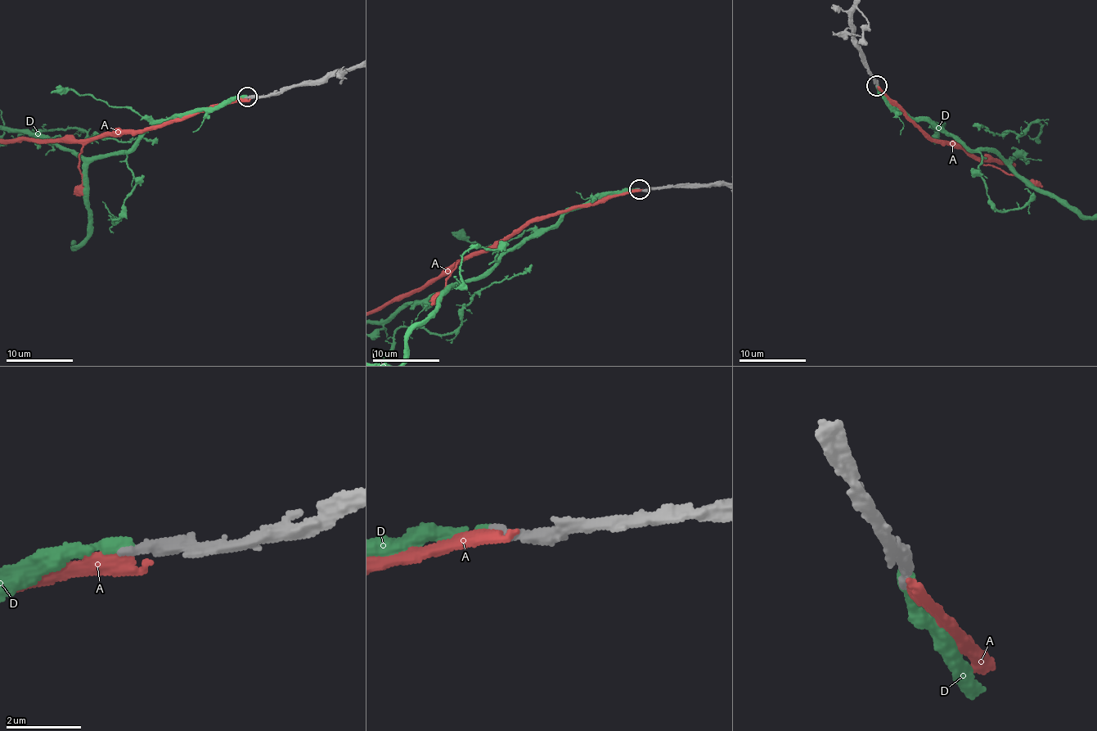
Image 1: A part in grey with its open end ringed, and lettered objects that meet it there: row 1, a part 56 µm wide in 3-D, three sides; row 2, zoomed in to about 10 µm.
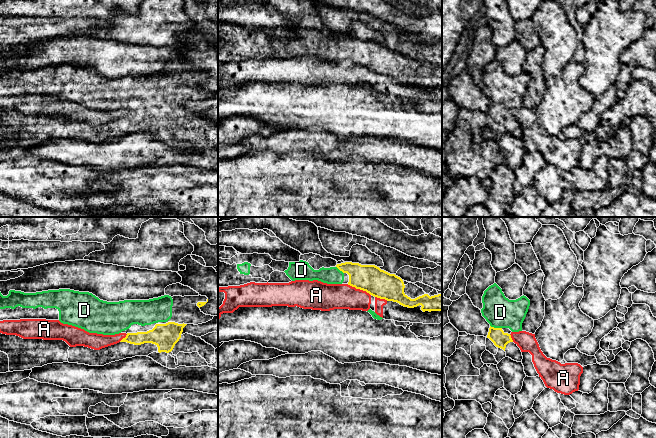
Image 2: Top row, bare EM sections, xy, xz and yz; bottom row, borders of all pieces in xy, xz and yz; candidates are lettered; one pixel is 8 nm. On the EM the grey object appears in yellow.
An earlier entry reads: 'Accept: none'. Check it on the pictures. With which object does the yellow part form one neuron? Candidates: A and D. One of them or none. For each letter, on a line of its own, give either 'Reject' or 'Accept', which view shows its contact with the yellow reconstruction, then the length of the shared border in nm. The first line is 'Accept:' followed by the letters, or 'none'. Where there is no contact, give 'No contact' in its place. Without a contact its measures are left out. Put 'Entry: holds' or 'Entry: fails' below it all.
Accept: D
A: Reject. Touches yellow in xz. Shared border 220 nm
D: Accept. Touches yellow in yz. Shared border 100 nm
Entry: fails

